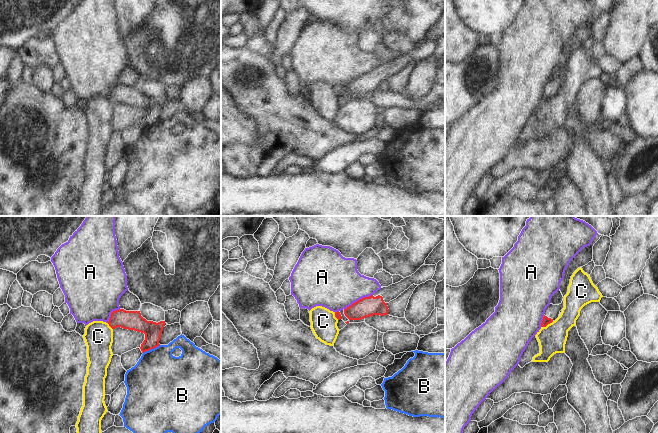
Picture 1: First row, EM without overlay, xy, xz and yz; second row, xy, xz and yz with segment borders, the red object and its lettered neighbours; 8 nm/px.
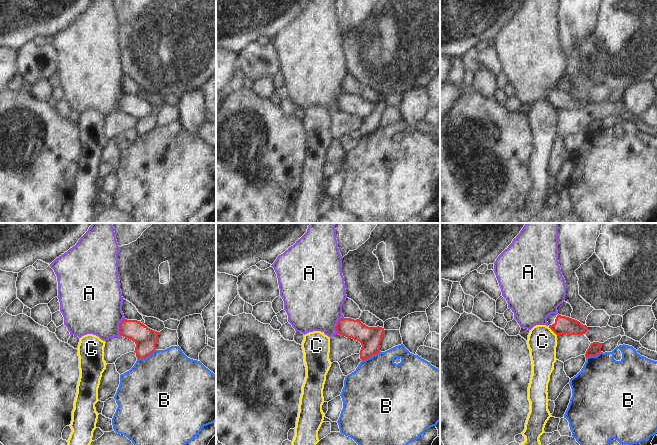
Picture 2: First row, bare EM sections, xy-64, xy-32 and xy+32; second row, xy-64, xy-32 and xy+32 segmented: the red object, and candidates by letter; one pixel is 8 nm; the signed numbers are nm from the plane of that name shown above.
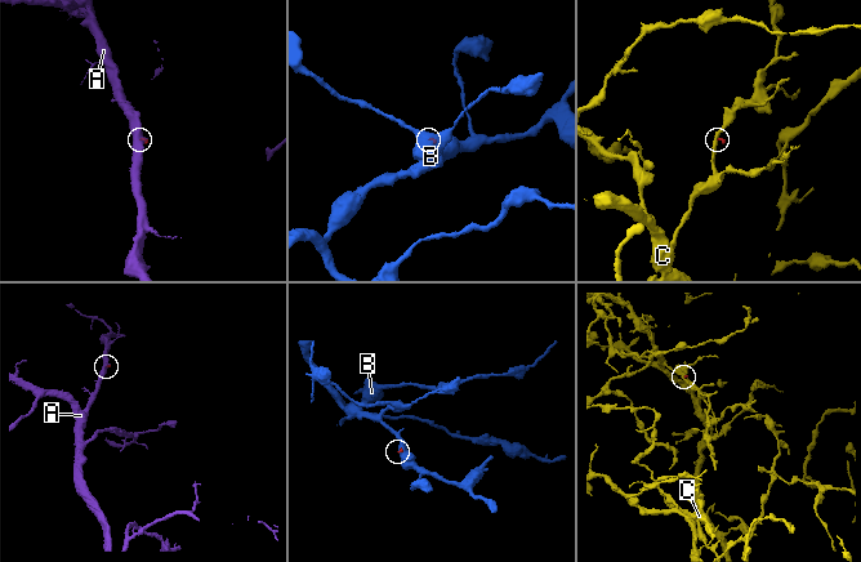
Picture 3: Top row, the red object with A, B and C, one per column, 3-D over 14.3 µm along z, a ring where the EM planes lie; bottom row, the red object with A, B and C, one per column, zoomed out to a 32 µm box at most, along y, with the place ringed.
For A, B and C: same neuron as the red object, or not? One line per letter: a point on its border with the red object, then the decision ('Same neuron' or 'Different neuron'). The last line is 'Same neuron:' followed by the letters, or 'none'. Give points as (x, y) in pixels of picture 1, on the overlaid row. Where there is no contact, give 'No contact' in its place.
A: Touches red at xz (358, 300). Different neuron
B: Touches red at xy (151, 348). Different neuron
C: Touches red at yz (547, 324). Different neuron
Same neuron: none.

